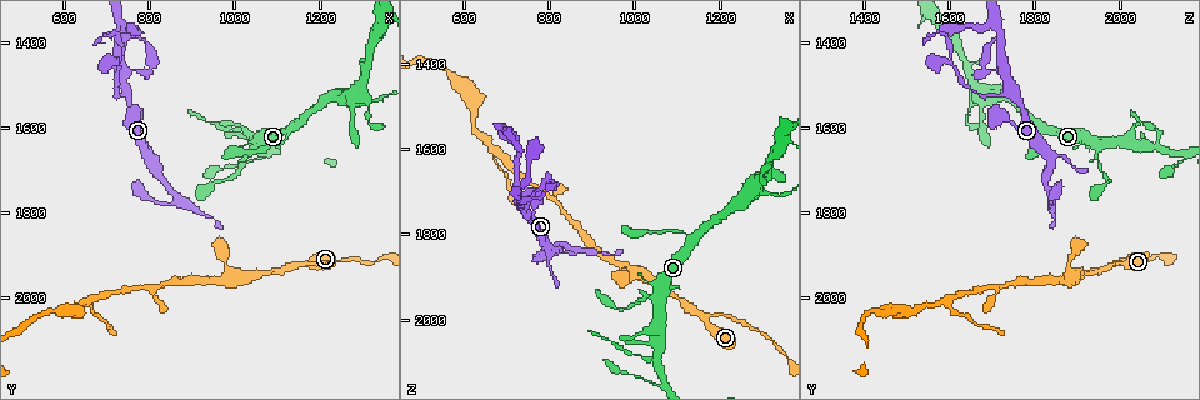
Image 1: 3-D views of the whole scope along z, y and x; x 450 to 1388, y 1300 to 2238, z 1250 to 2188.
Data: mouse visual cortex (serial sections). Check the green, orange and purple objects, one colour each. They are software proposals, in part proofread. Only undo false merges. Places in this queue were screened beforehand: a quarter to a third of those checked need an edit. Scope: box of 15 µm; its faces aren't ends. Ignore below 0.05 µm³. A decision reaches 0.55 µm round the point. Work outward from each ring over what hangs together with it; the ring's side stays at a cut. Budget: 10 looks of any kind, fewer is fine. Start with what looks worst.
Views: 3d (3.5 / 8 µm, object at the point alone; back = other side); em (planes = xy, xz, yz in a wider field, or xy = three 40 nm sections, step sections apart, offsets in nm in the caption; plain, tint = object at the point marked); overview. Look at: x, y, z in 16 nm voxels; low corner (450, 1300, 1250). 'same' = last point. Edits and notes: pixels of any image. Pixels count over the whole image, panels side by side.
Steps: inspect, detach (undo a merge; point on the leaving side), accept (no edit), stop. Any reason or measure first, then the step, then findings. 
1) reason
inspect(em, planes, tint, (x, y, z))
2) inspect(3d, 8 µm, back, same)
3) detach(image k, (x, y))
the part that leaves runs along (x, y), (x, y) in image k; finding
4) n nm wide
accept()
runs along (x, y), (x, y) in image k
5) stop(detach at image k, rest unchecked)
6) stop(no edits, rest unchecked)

three arms meet
inspect(3d, 3.5 µm, (1170, 1920, 2000))

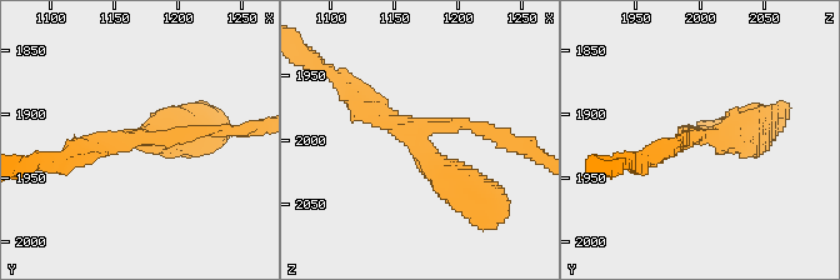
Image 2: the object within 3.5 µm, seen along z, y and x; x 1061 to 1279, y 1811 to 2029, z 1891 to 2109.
3 arms; arms of 150, 200, 450 nm
inspect(em, xy, step 1, tint, (1166, 1918, 2000))

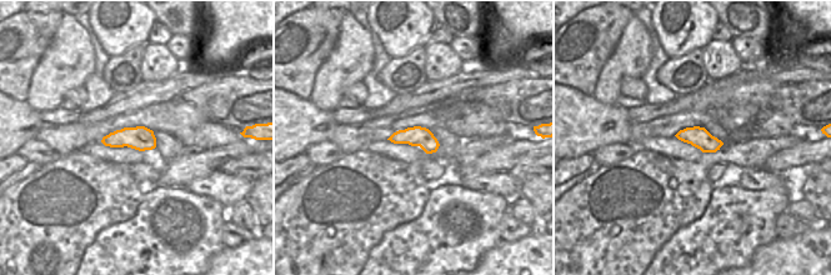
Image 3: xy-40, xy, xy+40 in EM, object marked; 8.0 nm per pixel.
accept()
runs along (475, 193), (349, 93) in image 2; all the same cell

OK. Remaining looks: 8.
thin neck
inspect(em, xy, step 5, tint, (1140, 1605, 1815))

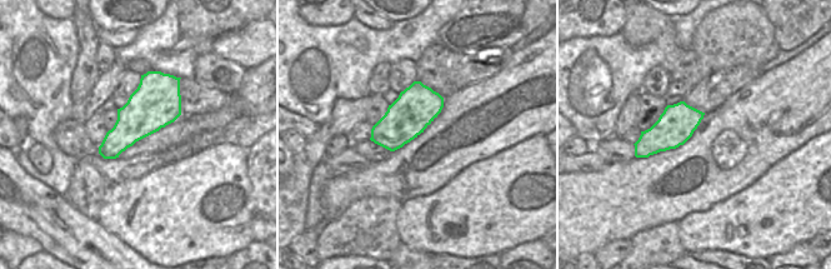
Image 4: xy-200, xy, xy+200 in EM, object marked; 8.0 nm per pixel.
wider look
inspect(3d, 3.5 µm, same)

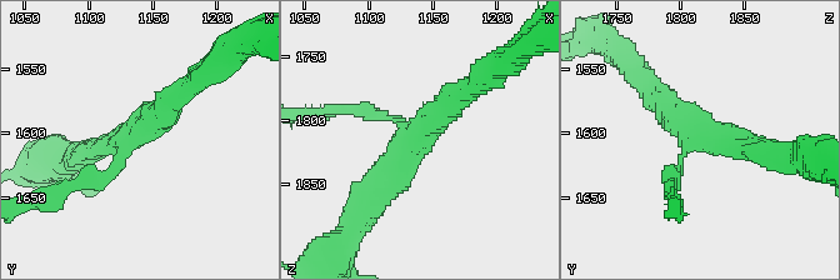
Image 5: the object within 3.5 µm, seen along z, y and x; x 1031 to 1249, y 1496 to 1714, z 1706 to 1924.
arms of 100, 300, 350 nm
accept()
runs along (371, 201), (429, 121), (468, 90) in image 5; continuous, no second cell

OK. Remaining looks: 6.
branch point
inspect(3d, 3.5 µm, (1055, 1645, 2090))

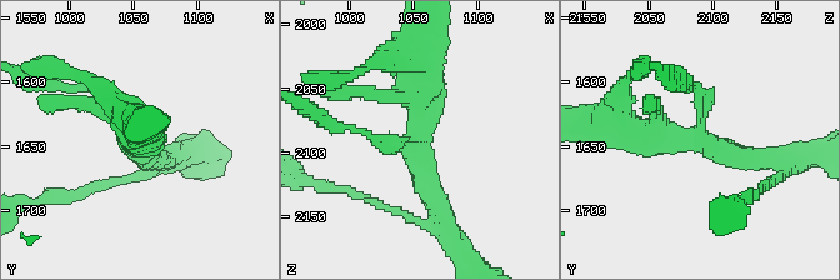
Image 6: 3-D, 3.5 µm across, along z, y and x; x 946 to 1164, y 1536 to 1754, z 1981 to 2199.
3 arms; arms of 150, 300, 500 nm; now the EM
inspect(em, xy, step 3, tint, (1050, 1646, 2092))

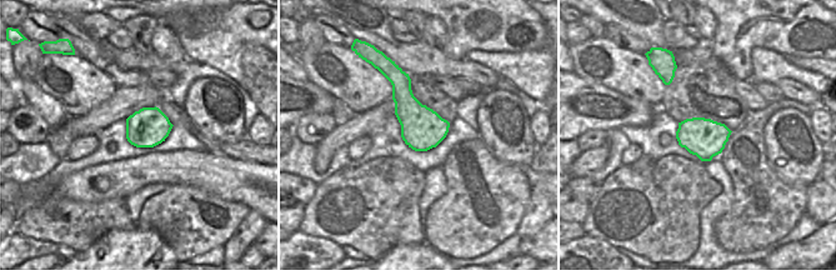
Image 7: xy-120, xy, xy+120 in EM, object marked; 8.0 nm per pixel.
accept()
runs along (621, 126), (771, 160) in image 6; continuous, no second cell

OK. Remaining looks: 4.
arms part here
inspect(3d, 8 µm, (860, 1770, 1840))

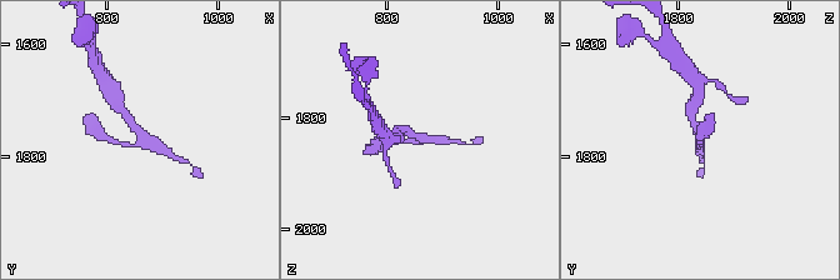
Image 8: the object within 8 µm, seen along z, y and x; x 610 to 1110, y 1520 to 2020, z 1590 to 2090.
inspect(3d, 3.5 µm, back, (865, 1765, 1840))

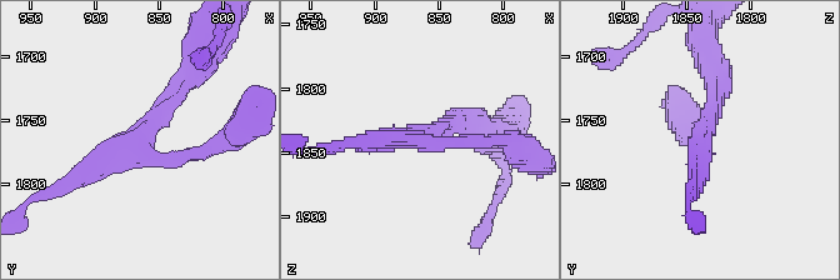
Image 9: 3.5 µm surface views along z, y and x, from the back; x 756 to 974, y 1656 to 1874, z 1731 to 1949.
3 arms; arms of 200, 200, 250 nm
inspect(em, xy, step 2, tint, (864, 1766, 1840))

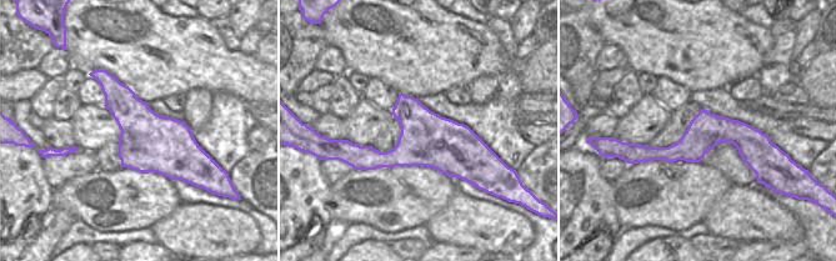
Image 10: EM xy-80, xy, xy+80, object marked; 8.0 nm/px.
accept()
runs along (193, 80), (139, 141), (154, 156), (215, 145) in image 9; one cell here

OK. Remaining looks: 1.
stop(no edits, rest unchecked)

